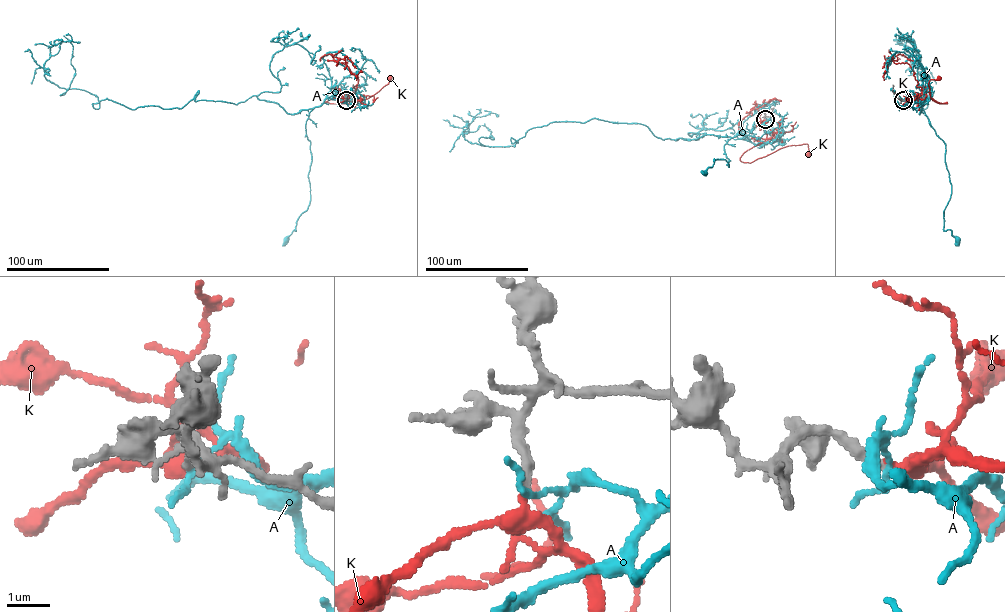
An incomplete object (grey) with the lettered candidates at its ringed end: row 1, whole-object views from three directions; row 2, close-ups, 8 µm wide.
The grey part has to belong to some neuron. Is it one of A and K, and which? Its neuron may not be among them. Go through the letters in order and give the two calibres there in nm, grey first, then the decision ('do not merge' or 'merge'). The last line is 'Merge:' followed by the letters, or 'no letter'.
A: 240/150 nm | do not merge
K: 240/340 nm | merge
Merge: K

